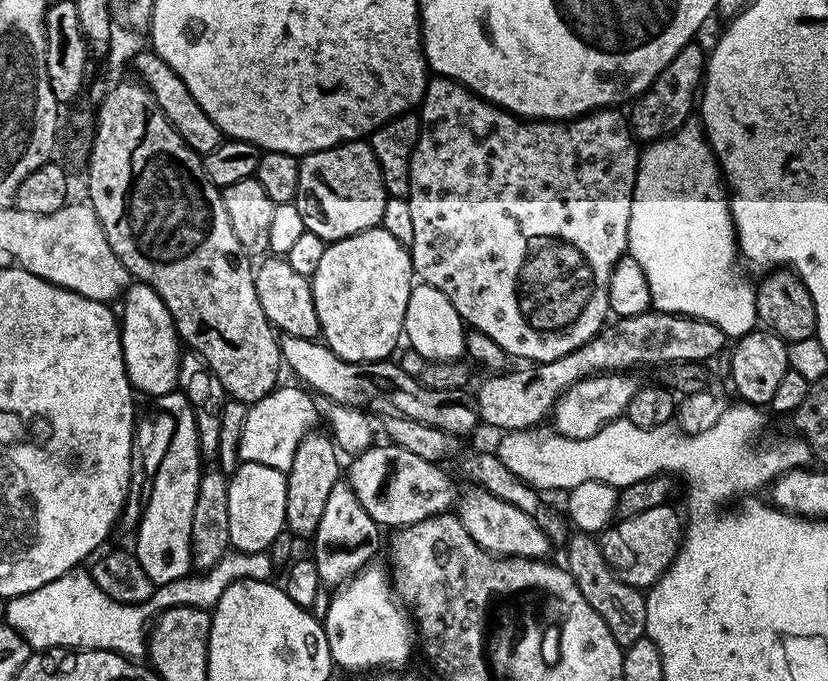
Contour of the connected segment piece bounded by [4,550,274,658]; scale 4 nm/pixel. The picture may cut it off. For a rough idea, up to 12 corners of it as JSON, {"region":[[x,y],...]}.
{"region":[[267,551],[118,602],[73,570],[7,601],[32,650],[146,652],[150,621],[172,607],[211,610],[226,586],[271,581]]}

